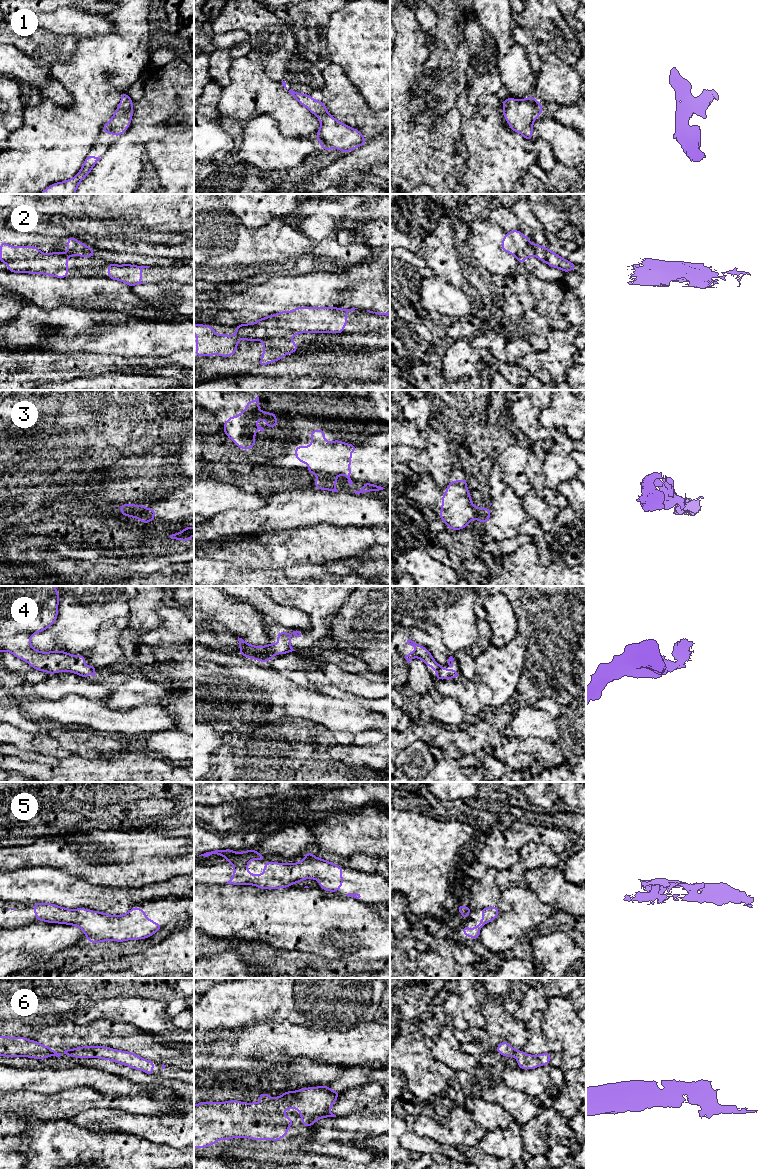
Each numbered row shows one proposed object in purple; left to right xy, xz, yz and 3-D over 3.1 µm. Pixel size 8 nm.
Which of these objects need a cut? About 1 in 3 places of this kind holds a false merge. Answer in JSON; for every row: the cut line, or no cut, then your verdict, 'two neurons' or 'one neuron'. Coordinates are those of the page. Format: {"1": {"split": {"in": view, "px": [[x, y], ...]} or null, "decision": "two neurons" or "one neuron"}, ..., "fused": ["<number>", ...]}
{"1": {"split": null, "decision": "one neuron"}, "2": {"split": {"in": "xz", "px": [[289, 339], [263, 338], [260, 340]]}, "decision": "two neurons"}, "3": {"split": {"in": "xz", "px": [[338, 474], [318, 476]]}, "decision": "two neurons"}, "4": {"split": null, "decision": "one neuron"}, "5": {"split": null, "decision": "one neuron"}, "6": {"split": null, "decision": "one neuron"}, "fused": ["2", "3"]}

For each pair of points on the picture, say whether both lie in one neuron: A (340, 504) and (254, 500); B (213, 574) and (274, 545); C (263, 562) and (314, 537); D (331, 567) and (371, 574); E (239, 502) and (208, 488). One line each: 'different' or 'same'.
A: different
B: different
C: same
D: same
E: same

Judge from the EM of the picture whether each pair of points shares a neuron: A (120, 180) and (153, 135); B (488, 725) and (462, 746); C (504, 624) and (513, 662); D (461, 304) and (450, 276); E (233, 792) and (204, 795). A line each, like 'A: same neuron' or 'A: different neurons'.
A: same neuron
B: same neuron
C: different neurons
D: different neurons
E: same neuron

